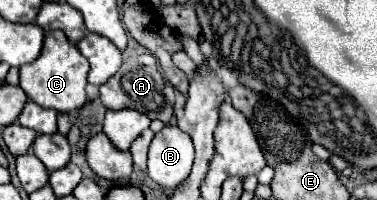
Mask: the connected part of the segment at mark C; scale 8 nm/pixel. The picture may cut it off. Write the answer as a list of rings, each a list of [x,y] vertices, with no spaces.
[[[52,30],[46,32],[40,56],[32,64],[20,66],[20,88],[30,100],[44,108],[52,108],[56,112],[74,112],[86,104],[86,74],[88,60],[84,60],[78,48],[68,42],[64,32]]]

